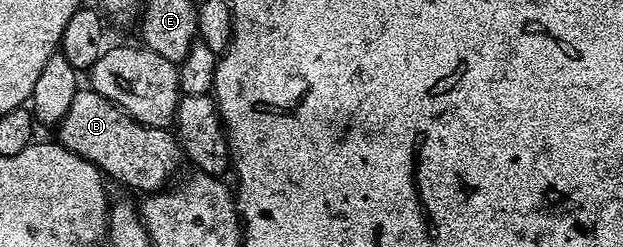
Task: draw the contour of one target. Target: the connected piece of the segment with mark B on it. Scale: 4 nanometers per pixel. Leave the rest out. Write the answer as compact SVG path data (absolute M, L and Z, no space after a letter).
M91 87L77 88L74 103L70 103L70 111L60 120L58 132L59 144L97 165L105 178L113 177L118 184L137 189L140 195L161 192L177 176L176 168L182 162L175 132L143 125Z

